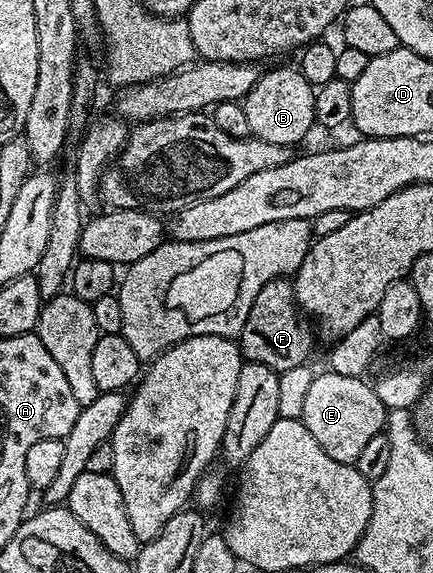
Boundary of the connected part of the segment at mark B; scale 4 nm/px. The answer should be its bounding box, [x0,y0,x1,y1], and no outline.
[243,68,316,147]

